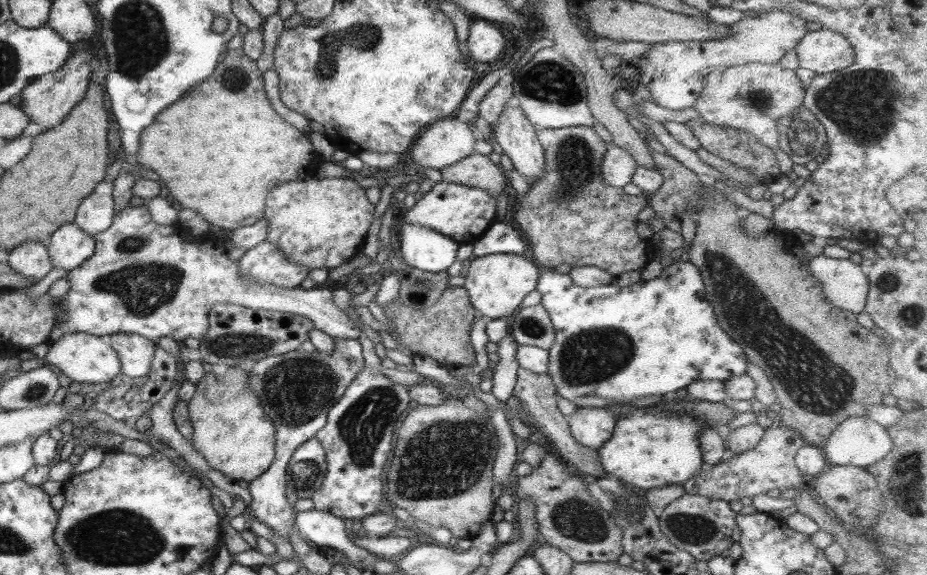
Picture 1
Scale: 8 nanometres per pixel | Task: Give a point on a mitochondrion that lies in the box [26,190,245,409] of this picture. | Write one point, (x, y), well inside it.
(143, 287)

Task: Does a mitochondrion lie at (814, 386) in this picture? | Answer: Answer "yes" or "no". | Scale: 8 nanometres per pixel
yes

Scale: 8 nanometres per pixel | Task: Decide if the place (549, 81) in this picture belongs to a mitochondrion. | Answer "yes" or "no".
yes

